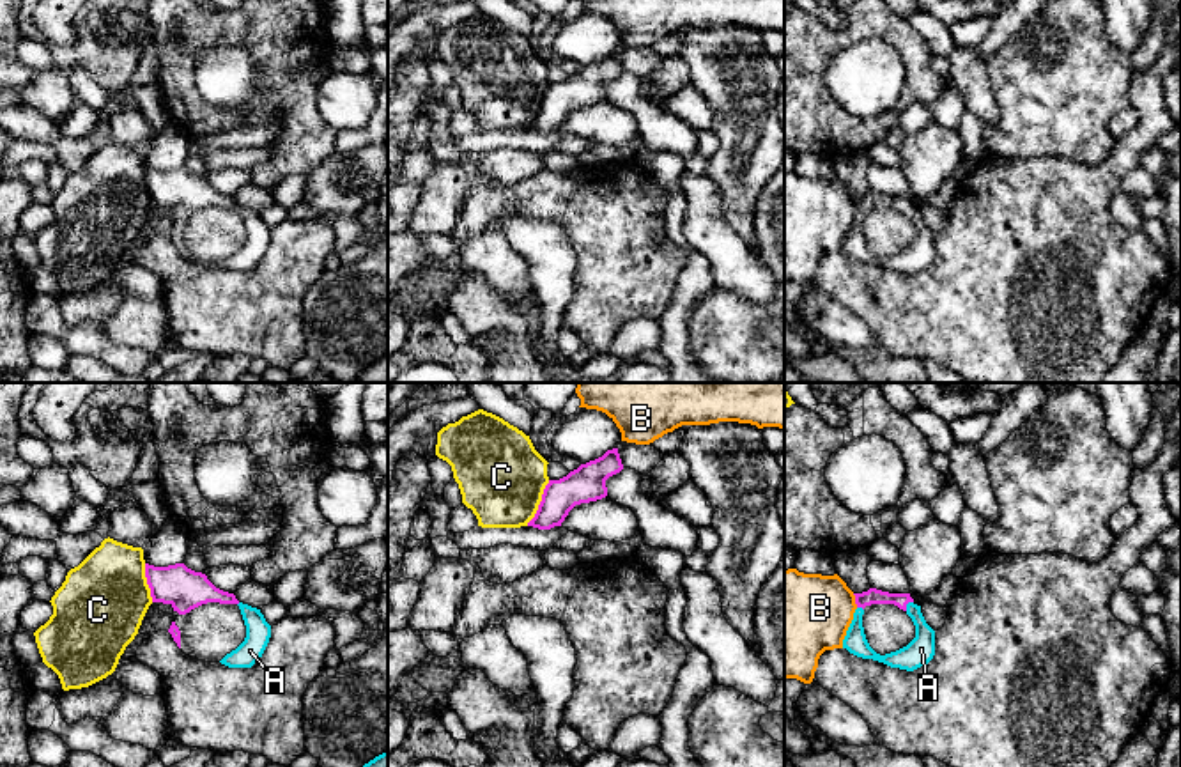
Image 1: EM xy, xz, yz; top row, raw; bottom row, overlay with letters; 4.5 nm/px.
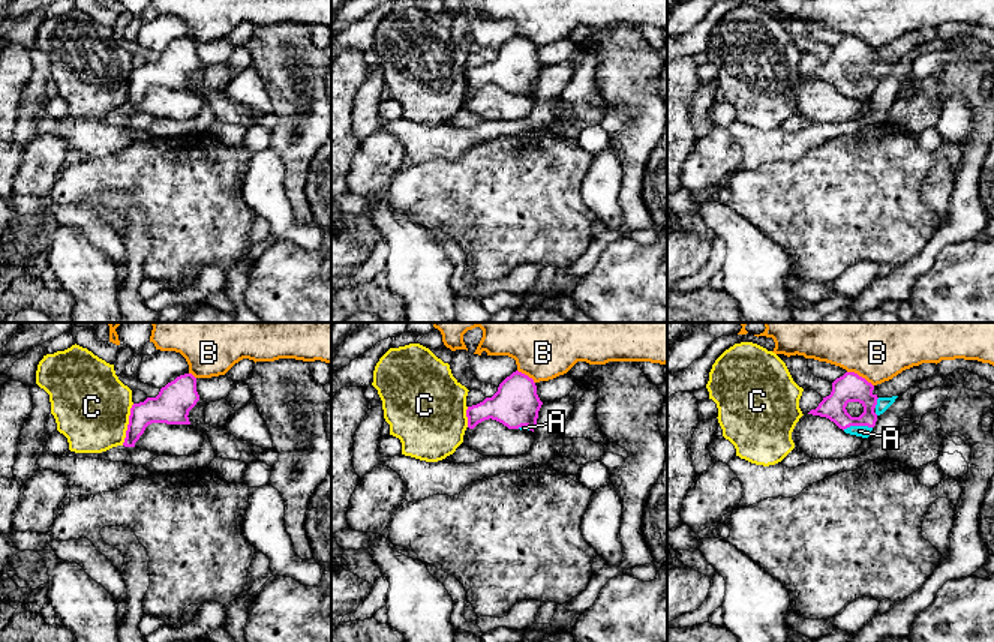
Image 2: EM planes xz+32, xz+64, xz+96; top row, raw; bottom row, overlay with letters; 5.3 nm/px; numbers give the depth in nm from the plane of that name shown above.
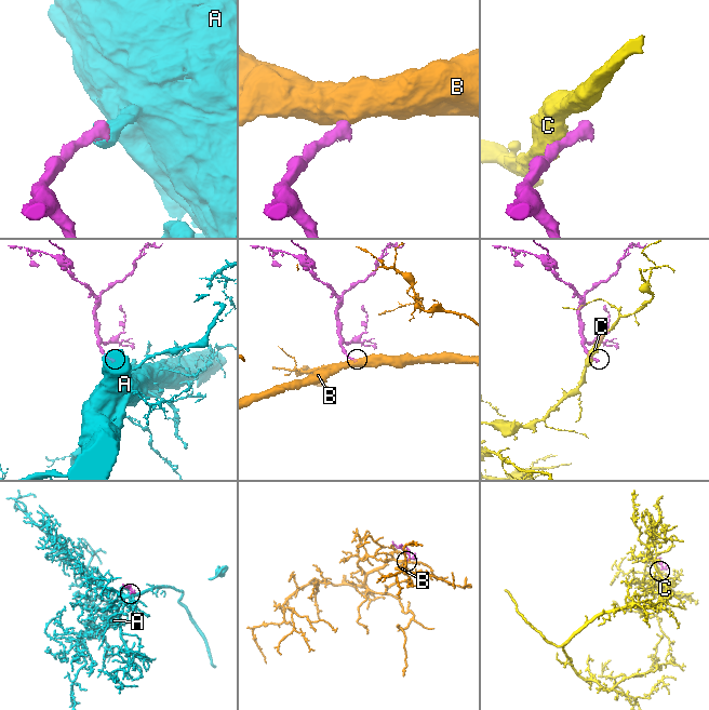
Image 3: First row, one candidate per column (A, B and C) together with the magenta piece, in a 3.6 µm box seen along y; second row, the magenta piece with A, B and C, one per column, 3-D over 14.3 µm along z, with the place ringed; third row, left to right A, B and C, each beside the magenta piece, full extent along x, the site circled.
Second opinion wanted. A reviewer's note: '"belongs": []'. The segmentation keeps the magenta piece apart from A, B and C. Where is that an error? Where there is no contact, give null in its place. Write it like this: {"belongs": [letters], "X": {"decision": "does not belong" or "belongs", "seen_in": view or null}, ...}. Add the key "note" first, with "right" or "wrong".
{"note": "wrong", "belongs": ["A"], "A": {"decision": "belongs", "seen_in": "yz"}, "B": {"decision": "does not belong", "seen_in": "yz"}, "C": {"decision": "does not belong", "seen_in": "xz"}}

